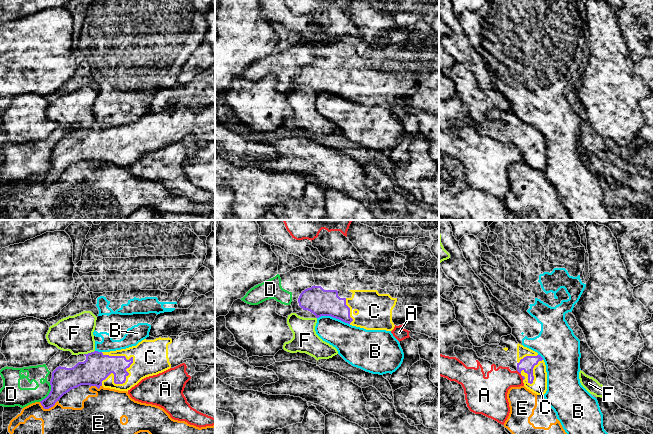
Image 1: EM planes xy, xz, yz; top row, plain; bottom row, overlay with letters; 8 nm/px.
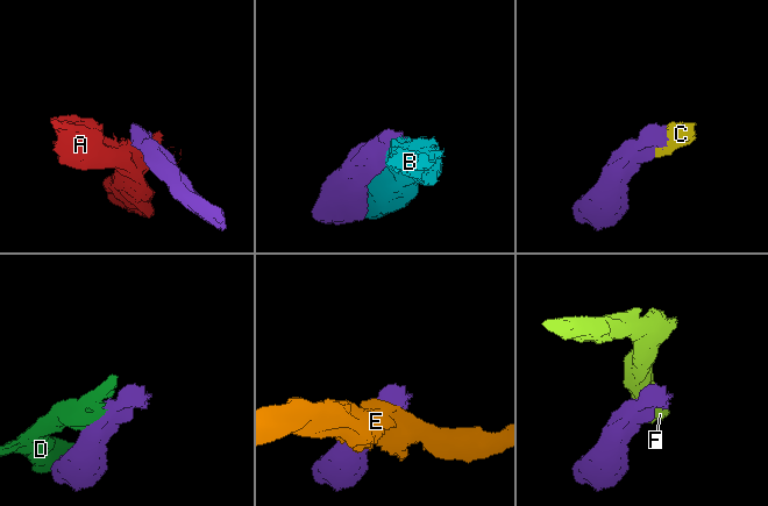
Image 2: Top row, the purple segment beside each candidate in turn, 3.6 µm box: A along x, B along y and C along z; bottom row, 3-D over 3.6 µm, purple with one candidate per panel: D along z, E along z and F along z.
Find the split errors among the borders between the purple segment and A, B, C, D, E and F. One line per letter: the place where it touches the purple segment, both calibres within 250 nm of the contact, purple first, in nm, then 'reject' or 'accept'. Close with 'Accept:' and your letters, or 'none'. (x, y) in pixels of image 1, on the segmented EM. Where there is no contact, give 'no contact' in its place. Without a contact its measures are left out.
A: yz (521, 375) | 20/220 nm | reject
B: xz (333, 317) | 220/260 nm | reject
C: xy (129, 359) | 200/280 nm | accept
D: xy (49, 393) | 190/160 nm | reject
E: xy (48, 408) | 190/220 nm | reject
F: xy (89, 353) | 220/280 nm | reject
Accept: C

